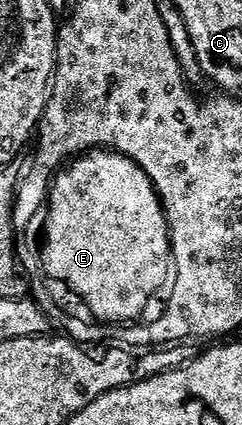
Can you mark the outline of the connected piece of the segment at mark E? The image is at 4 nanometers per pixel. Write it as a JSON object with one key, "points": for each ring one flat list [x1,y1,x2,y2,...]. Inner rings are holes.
{"points":[[91,149,86,153,72,158,52,178,51,193,47,196,47,206,45,208,45,220,47,224,43,227,43,239,41,238,41,254,43,257,43,271,48,280,55,279,64,288,72,287,76,291,78,298,81,300,84,308,98,322,108,325,130,325,144,318,143,314,147,311,147,306,151,303,151,298,159,290,168,286,169,280,173,275,173,254,171,250,171,227,167,224,167,214,163,211,163,202,159,199,158,192,155,191,155,185,147,175,141,165,134,163,127,155,120,155,114,149]]}

